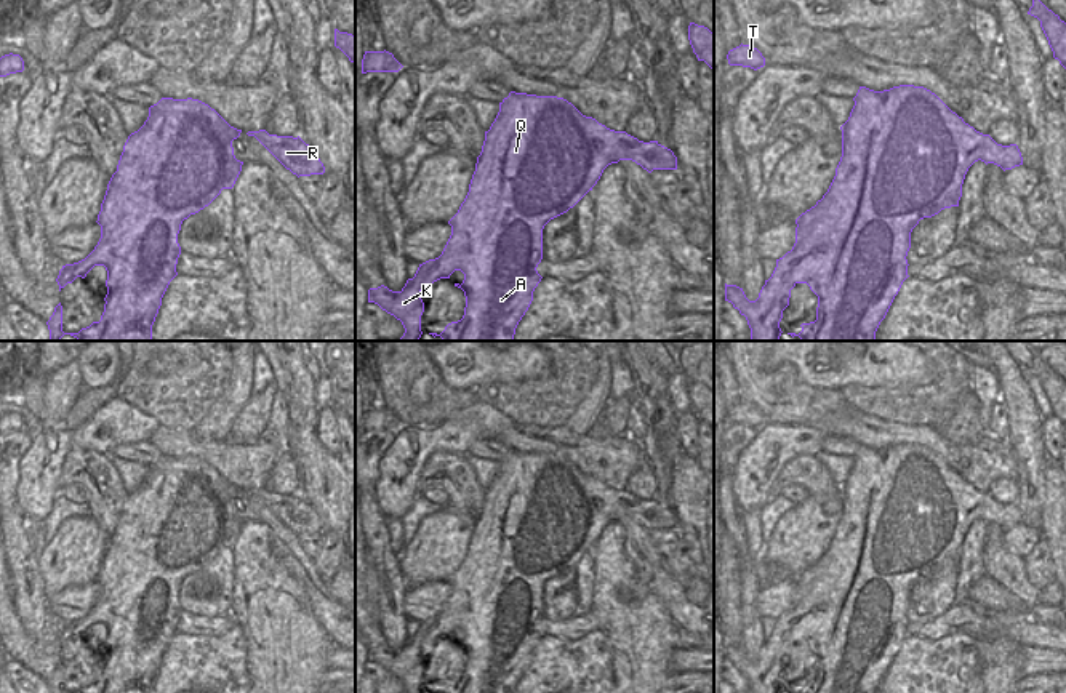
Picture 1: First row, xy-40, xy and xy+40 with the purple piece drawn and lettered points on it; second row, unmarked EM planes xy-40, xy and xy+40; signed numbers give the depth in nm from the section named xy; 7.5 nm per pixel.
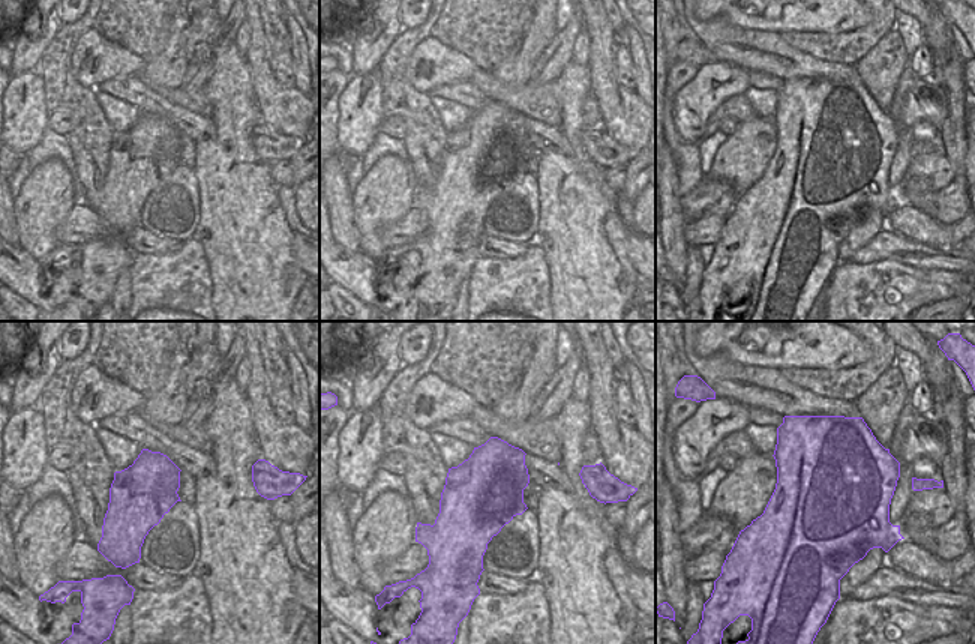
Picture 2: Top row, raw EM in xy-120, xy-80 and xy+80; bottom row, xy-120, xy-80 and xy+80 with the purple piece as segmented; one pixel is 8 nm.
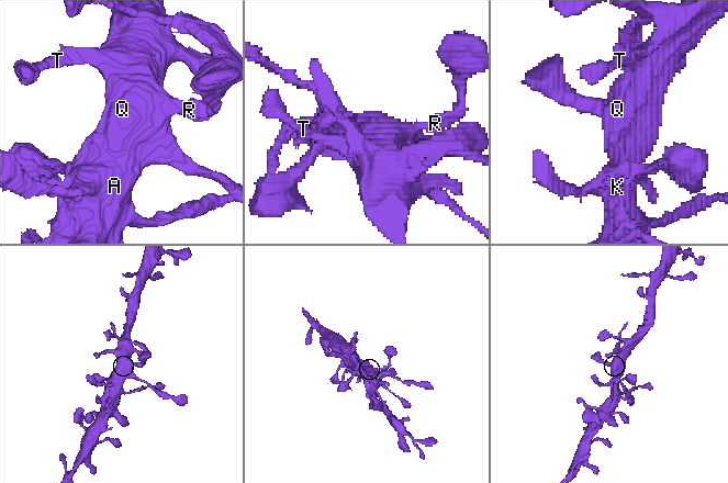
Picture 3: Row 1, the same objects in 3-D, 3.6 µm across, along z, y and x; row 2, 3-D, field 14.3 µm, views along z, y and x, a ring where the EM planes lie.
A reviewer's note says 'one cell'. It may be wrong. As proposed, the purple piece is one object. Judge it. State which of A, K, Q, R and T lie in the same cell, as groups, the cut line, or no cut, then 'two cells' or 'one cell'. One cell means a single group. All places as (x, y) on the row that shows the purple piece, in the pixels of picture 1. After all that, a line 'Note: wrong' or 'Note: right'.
groups A K Q R T; cut none; one cell
Note: right

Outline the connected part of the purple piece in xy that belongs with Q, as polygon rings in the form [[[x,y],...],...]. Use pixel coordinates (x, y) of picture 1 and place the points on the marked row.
[[[511,91],[499,102],[499,112],[485,131],[482,152],[477,157],[469,192],[458,213],[448,221],[451,235],[435,259],[419,264],[413,278],[408,278],[400,291],[392,291],[381,285],[368,290],[368,302],[378,304],[383,310],[402,322],[405,333],[399,341],[419,341],[421,315],[424,302],[421,290],[440,278],[450,278],[455,270],[464,274],[463,283],[455,283],[466,296],[464,315],[451,322],[445,330],[429,333],[443,341],[514,341],[515,328],[533,301],[533,291],[541,282],[536,267],[543,259],[543,229],[544,226],[573,208],[600,179],[603,170],[619,160],[632,160],[643,170],[677,170],[674,152],[658,141],[643,142],[627,134],[615,131],[599,123],[592,117],[583,115],[571,102],[557,96],[536,96]]]

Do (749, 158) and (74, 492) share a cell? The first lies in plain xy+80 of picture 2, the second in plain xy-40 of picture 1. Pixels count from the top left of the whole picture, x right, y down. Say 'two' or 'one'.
two

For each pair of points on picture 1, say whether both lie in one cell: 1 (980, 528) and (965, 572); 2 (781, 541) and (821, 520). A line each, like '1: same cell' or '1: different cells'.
1: same cell
2: same cell

